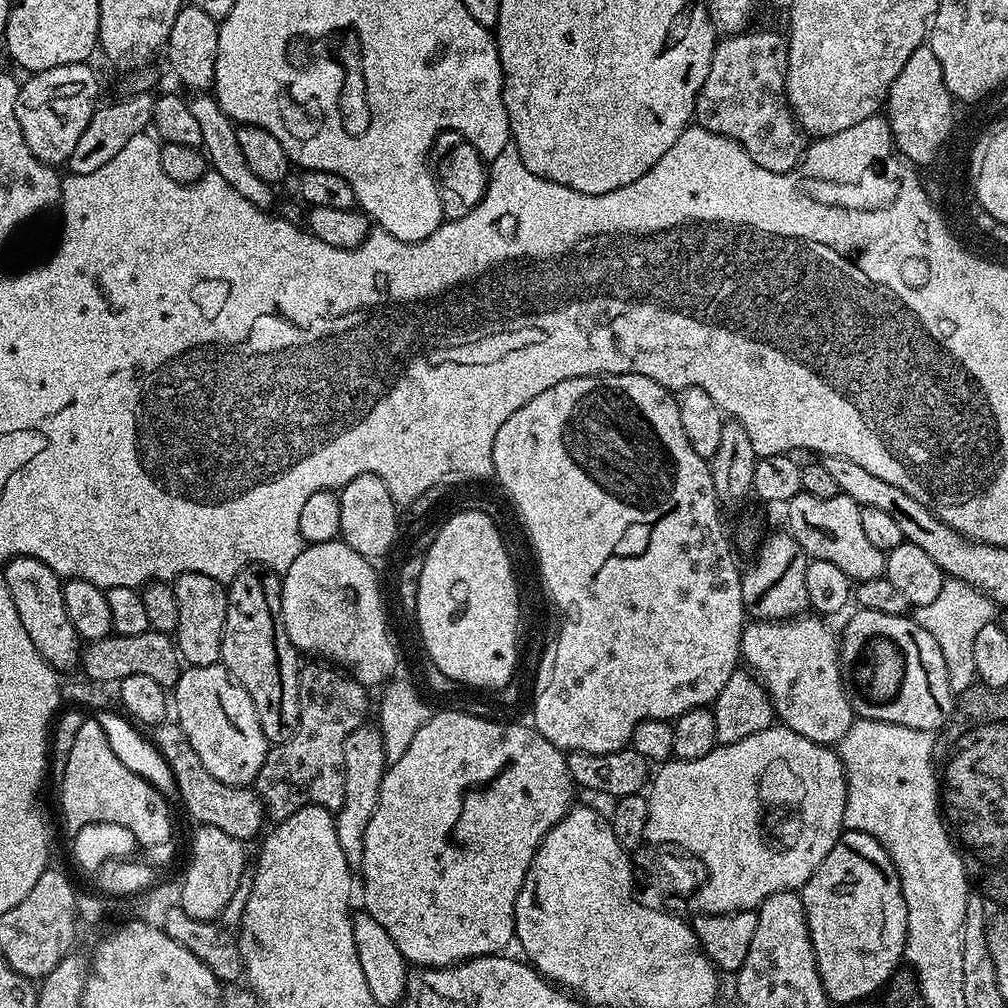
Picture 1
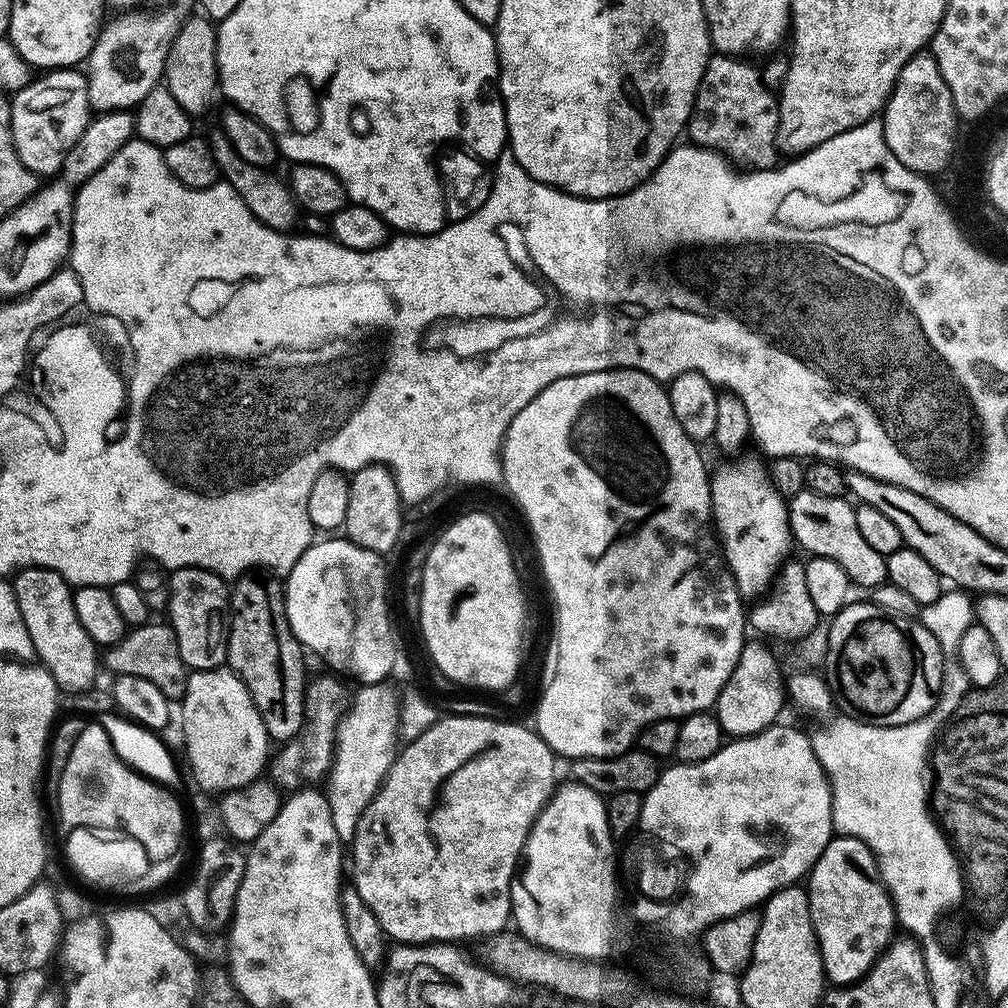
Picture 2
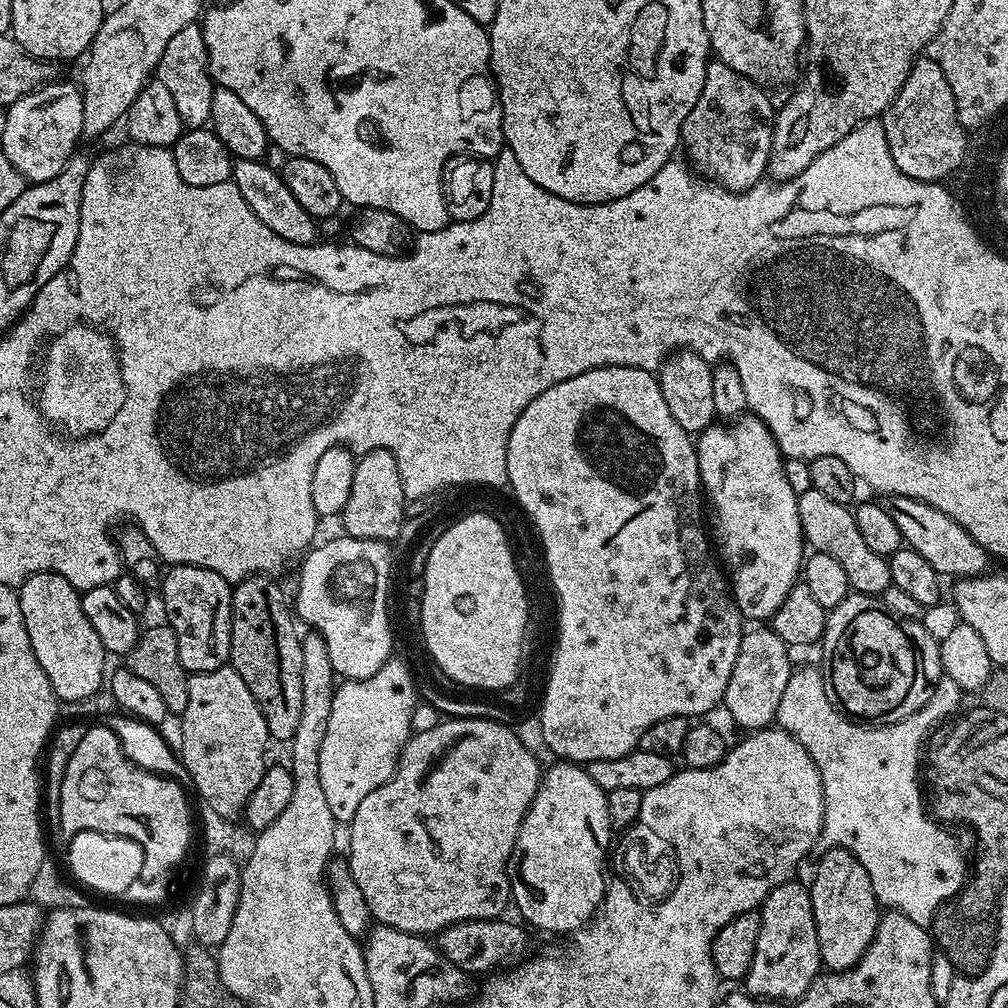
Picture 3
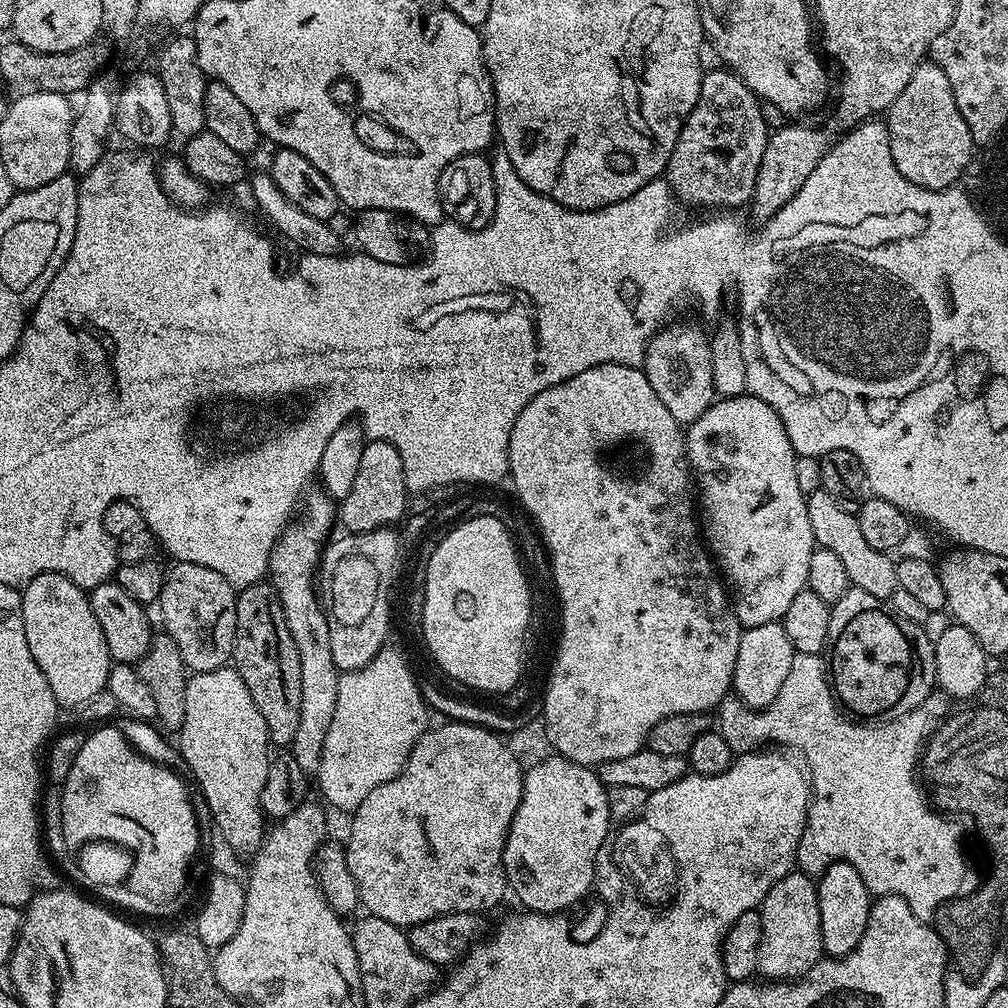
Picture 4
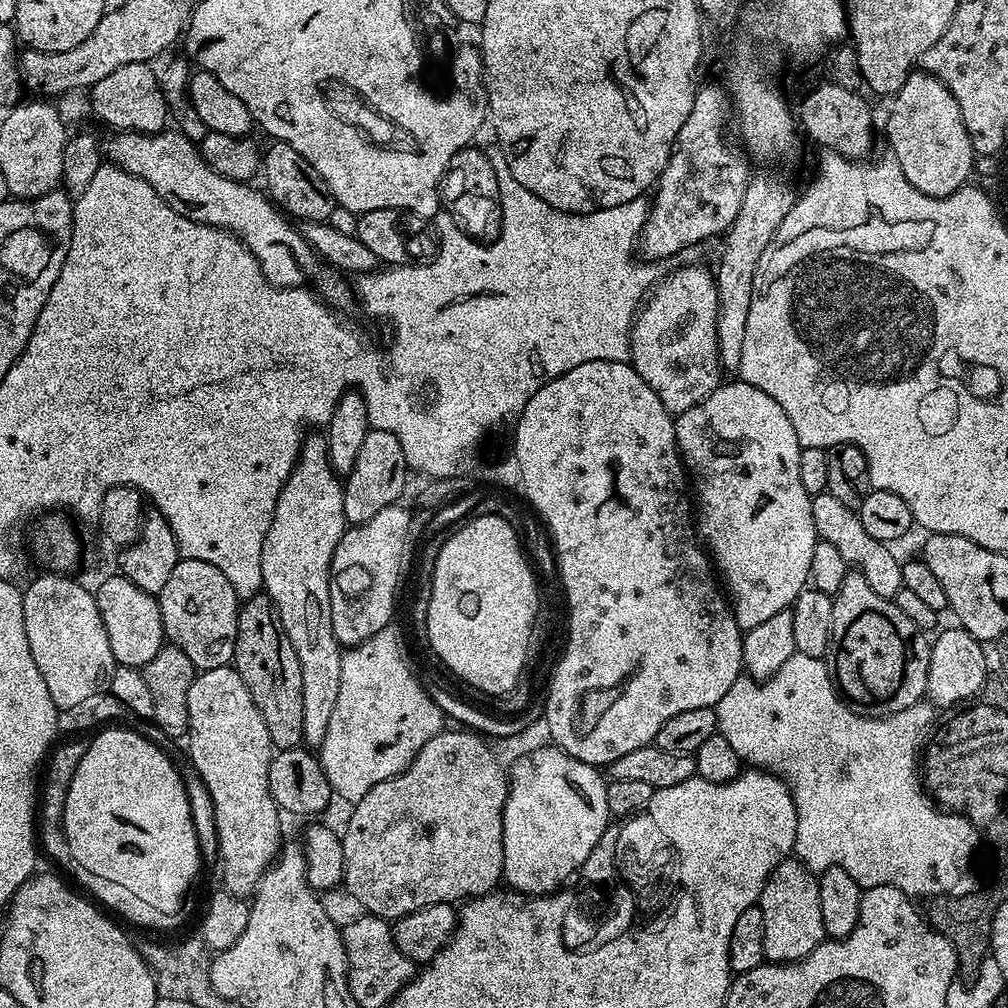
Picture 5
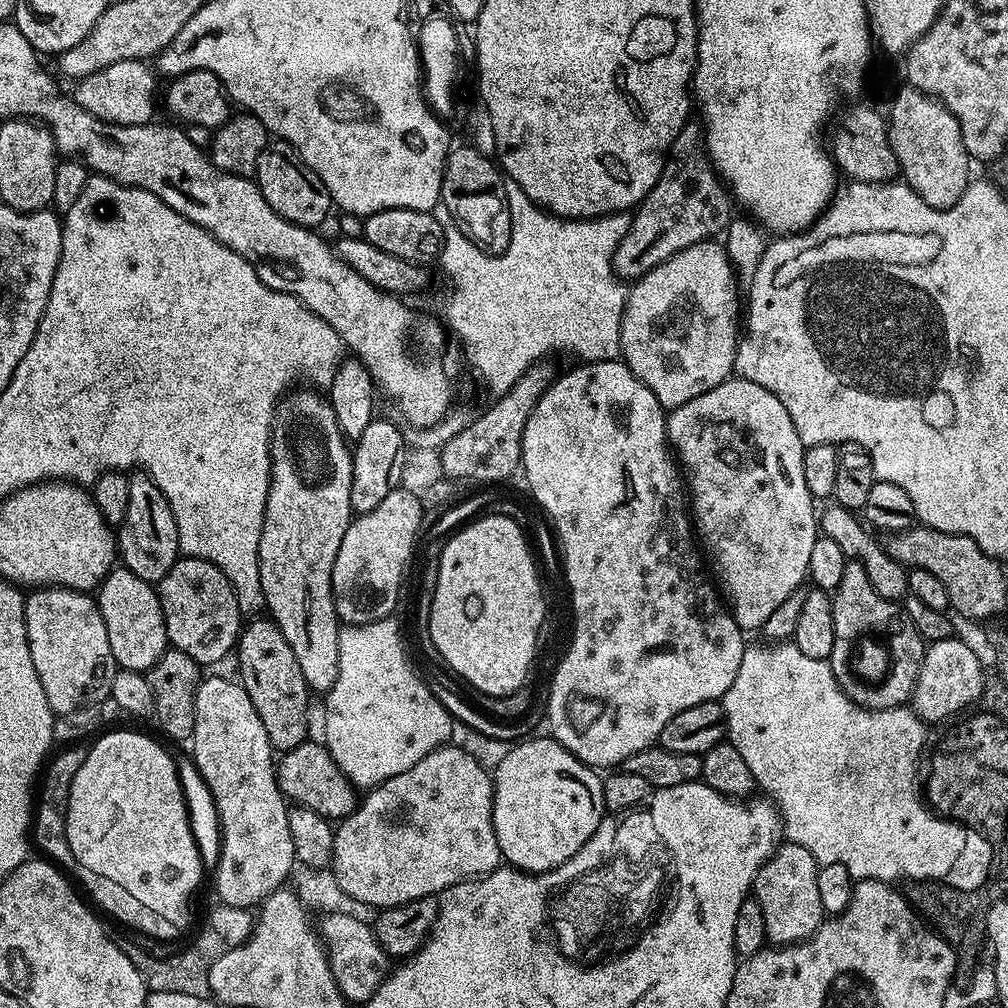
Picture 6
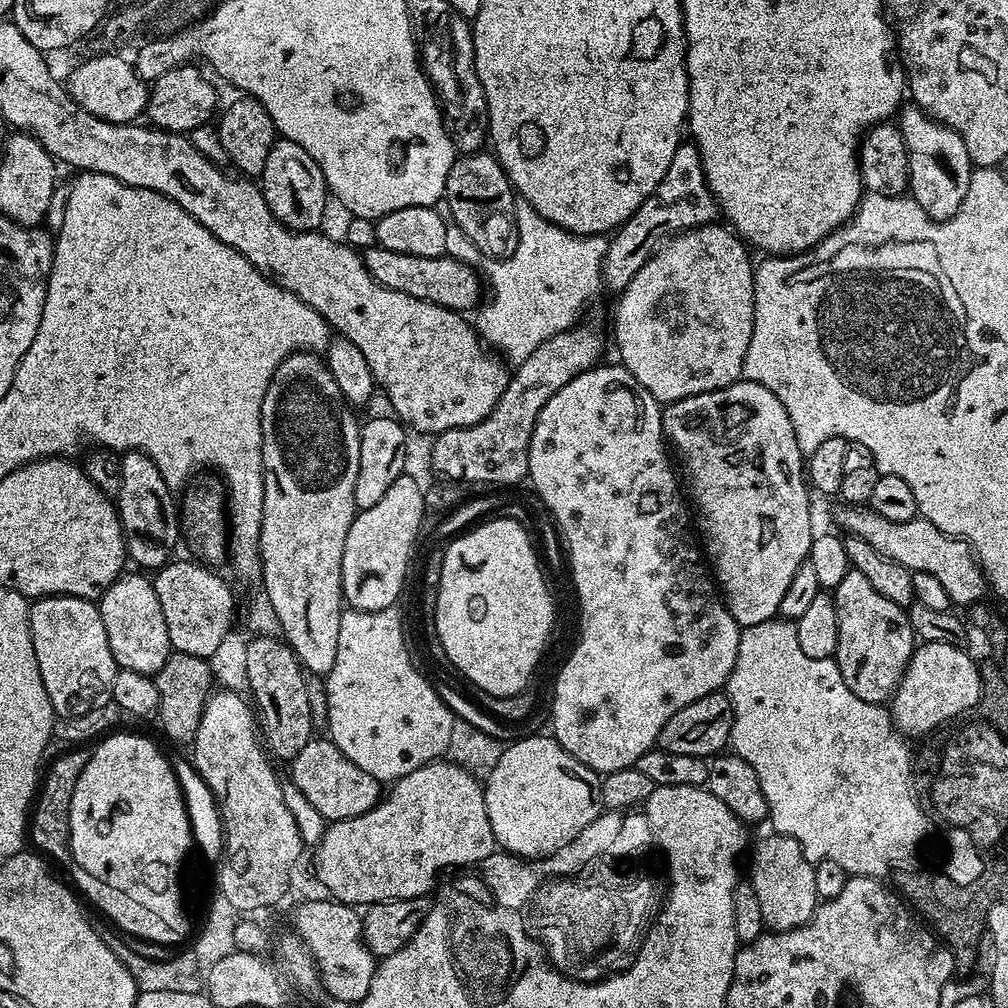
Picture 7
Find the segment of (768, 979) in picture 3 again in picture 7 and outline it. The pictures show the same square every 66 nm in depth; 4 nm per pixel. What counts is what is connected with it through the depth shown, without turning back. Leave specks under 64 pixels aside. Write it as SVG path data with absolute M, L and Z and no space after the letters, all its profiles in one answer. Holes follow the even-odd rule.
M771 834L751 849L752 869L747 879L754 886L754 895L762 909L765 929L785 932L802 926L814 915L818 897L814 890L814 864L806 858L802 846L789 836Z

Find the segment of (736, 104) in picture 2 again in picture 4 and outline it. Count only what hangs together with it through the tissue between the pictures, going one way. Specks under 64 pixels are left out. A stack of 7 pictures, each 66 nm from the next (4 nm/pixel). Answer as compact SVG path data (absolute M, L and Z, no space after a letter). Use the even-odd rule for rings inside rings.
M716 66L713 72L705 71L700 82L698 102L685 118L678 142L668 159L666 179L672 195L681 205L693 204L696 208L708 210L732 210L740 208L752 199L752 191L758 178L758 166L762 166L762 154L768 145L770 127L764 121L762 101L742 82L742 78L729 72L723 66Z

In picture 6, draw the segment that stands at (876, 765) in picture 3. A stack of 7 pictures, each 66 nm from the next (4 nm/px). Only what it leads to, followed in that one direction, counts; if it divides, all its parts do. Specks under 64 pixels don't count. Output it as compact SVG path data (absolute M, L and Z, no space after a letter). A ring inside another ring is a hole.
M780 642L772 646L763 643L745 647L742 654L742 666L738 666L738 674L734 682L730 682L730 690L726 690L722 707L724 710L724 726L726 740L731 743L742 759L750 768L759 791L776 805L782 821L782 832L791 843L806 846L810 854L816 859L817 865L837 864L846 866L853 881L857 880L883 880L885 882L919 882L931 880L943 881L952 871L957 871L957 864L962 854L962 842L968 840L965 829L959 828L954 820L941 820L935 812L929 812L920 799L920 786L918 783L918 761L921 759L926 743L926 724L911 707L898 708L863 708L858 706L838 686L832 673L829 661L818 658L806 658L802 650L794 642Z

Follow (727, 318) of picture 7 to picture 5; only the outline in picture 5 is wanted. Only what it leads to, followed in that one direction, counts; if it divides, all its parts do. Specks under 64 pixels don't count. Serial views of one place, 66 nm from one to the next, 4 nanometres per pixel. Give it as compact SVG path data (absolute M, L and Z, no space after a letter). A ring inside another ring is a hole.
M698 265L680 268L668 277L661 279L647 293L642 307L632 326L632 354L630 363L632 369L658 394L662 406L673 414L690 410L698 402L702 402L722 383L722 369L718 354L718 290L716 277Z

